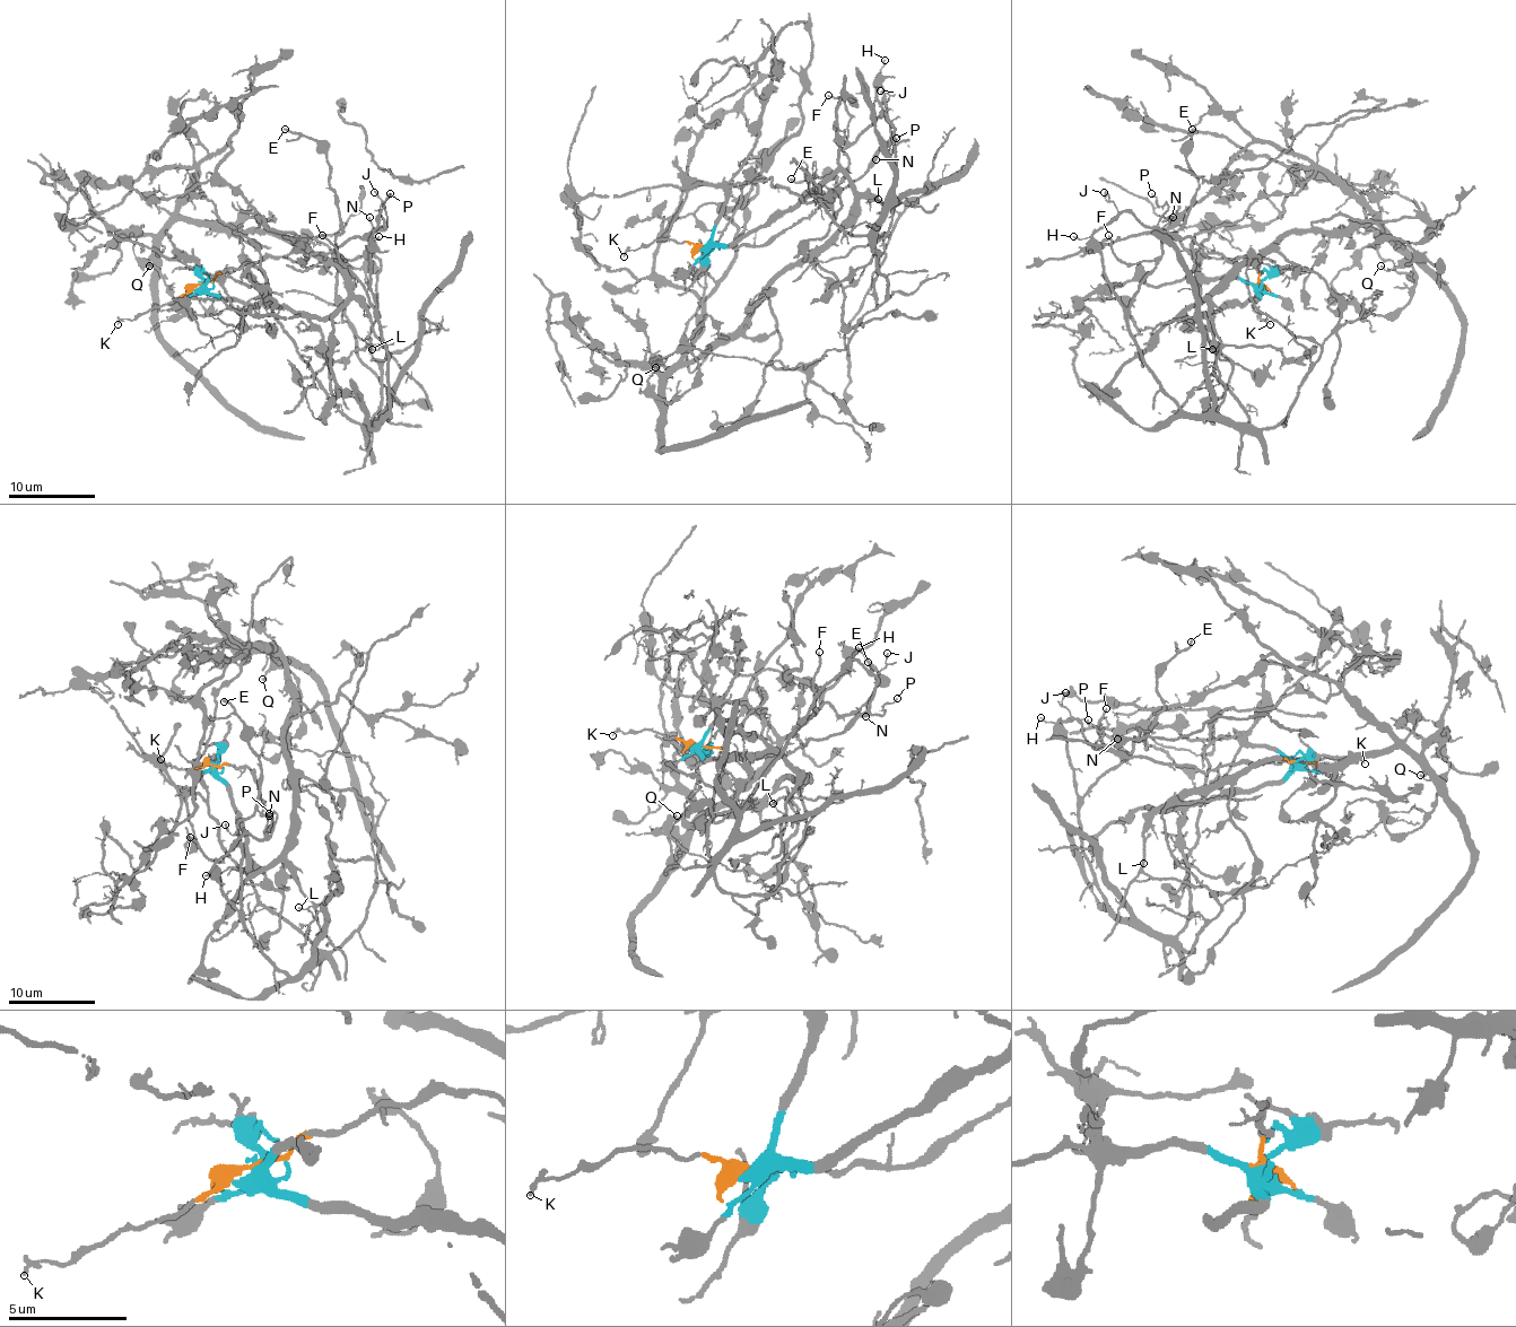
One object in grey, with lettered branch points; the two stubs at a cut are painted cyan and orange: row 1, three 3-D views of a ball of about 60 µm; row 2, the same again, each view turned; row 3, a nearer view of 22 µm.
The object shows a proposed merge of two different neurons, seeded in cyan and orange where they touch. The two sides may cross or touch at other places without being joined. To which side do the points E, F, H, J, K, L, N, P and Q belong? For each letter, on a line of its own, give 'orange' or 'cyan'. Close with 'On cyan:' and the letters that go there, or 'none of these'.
E: orange
F: orange
H: orange
J: orange
K: orange
L: cyan
N: orange
P: orange
Q: cyan
On cyan: L, Q

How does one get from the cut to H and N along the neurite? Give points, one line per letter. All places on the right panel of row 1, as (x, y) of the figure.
H: (1260, 285), (1253, 256), (1208, 254), (1190, 237), (1166, 237), (1125, 211), (1089, 237), (1073, 237)
N: (1260, 285), (1260, 263), (1253, 256), (1229, 261), (1208, 254), (1190, 237), (1173, 237), (1162, 228), (1173, 217)

